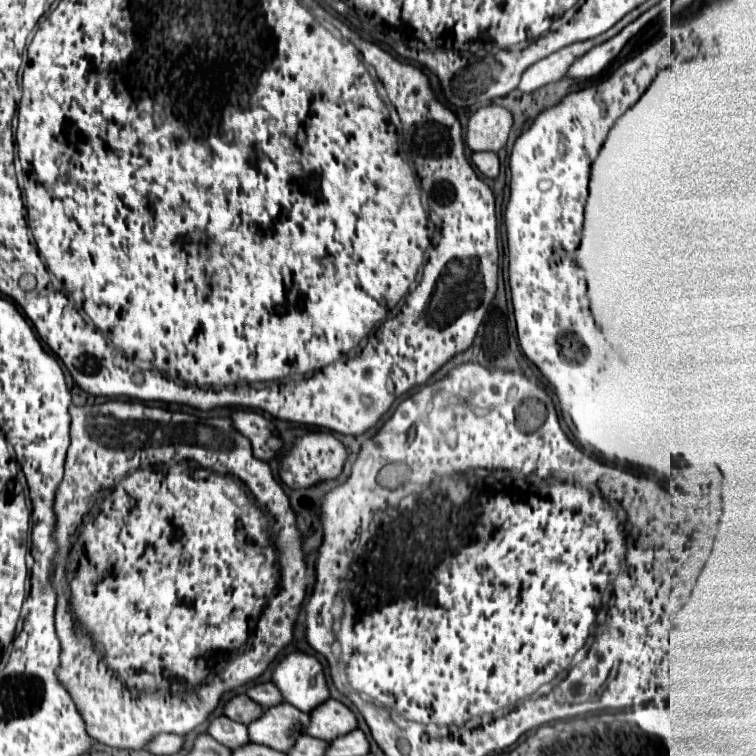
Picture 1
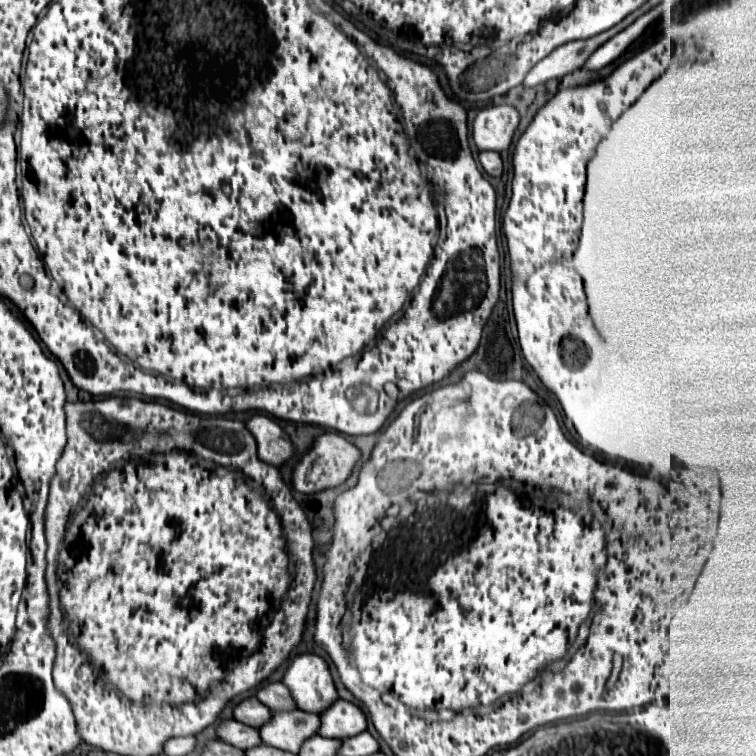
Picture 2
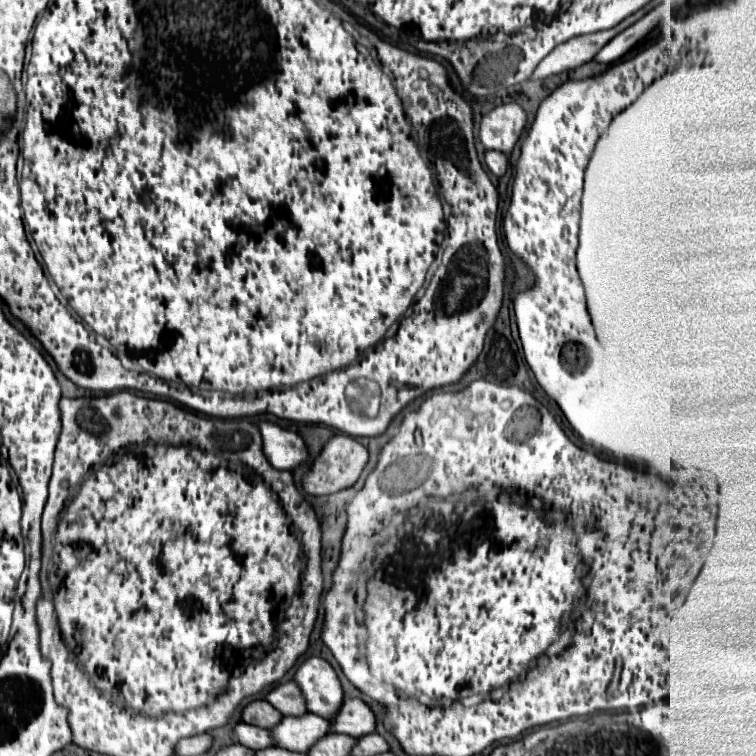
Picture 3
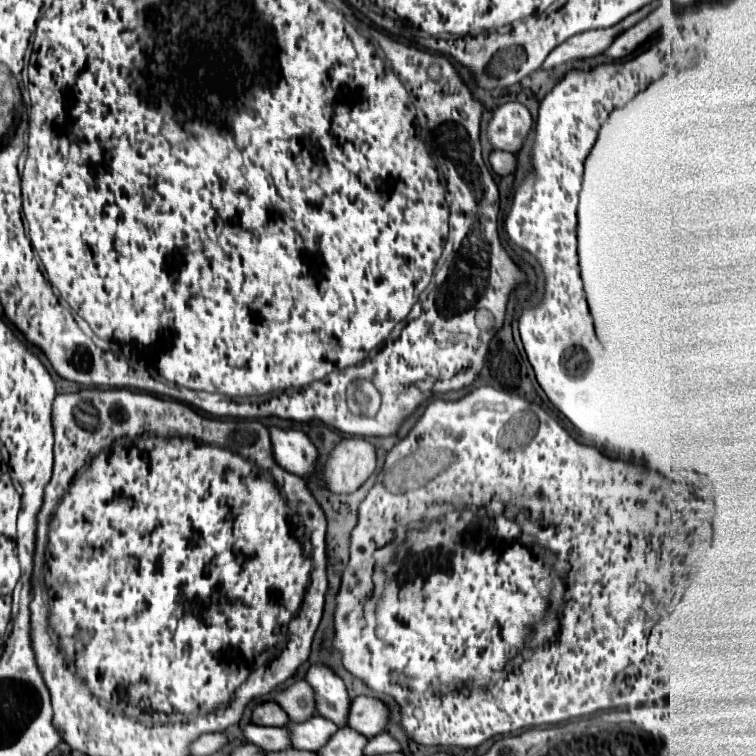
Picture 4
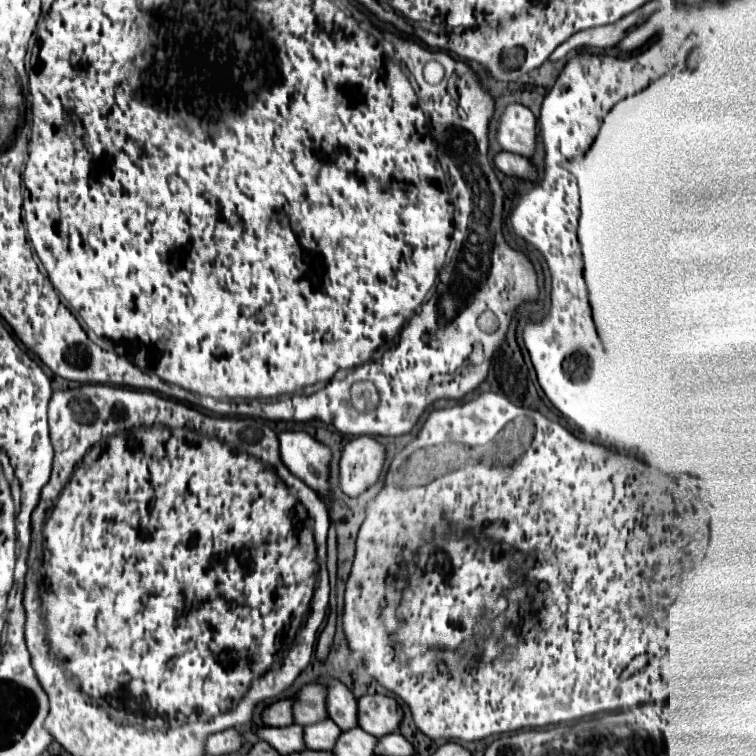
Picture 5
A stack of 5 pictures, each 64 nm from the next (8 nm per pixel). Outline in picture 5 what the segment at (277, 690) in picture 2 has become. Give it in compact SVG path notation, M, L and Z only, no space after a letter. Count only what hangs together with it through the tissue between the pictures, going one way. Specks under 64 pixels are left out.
M306 684L292 696L294 724L306 726L326 718L326 690L318 684Z

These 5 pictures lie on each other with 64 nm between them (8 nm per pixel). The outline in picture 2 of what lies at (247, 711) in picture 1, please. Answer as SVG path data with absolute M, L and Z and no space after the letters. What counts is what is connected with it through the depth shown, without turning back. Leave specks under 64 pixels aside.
M254 696L252 698L244 698L242 702L238 702L232 710L232 716L234 720L242 722L242 724L248 724L248 726L262 726L268 716L270 716L270 708L266 708L262 702L258 702Z

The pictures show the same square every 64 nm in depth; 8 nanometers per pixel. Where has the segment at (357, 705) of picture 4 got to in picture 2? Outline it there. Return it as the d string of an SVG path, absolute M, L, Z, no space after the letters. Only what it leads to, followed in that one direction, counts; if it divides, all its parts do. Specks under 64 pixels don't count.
M336 700L330 708L320 712L318 734L324 738L344 740L354 734L360 734L362 730L366 730L364 712L346 700Z

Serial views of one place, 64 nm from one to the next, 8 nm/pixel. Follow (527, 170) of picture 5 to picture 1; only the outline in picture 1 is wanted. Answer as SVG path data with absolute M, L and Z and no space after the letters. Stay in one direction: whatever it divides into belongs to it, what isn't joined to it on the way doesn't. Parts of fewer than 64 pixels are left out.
M476 152L472 154L472 164L486 176L486 178L496 178L500 172L500 162L498 156L492 152Z

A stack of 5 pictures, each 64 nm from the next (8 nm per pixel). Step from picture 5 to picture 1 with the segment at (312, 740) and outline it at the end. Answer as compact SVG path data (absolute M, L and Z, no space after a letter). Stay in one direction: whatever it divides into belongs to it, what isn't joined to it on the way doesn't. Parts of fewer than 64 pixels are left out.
M280 702L272 708L264 708L260 718L248 724L248 736L256 744L286 752L306 724L308 714L300 712L288 702Z

